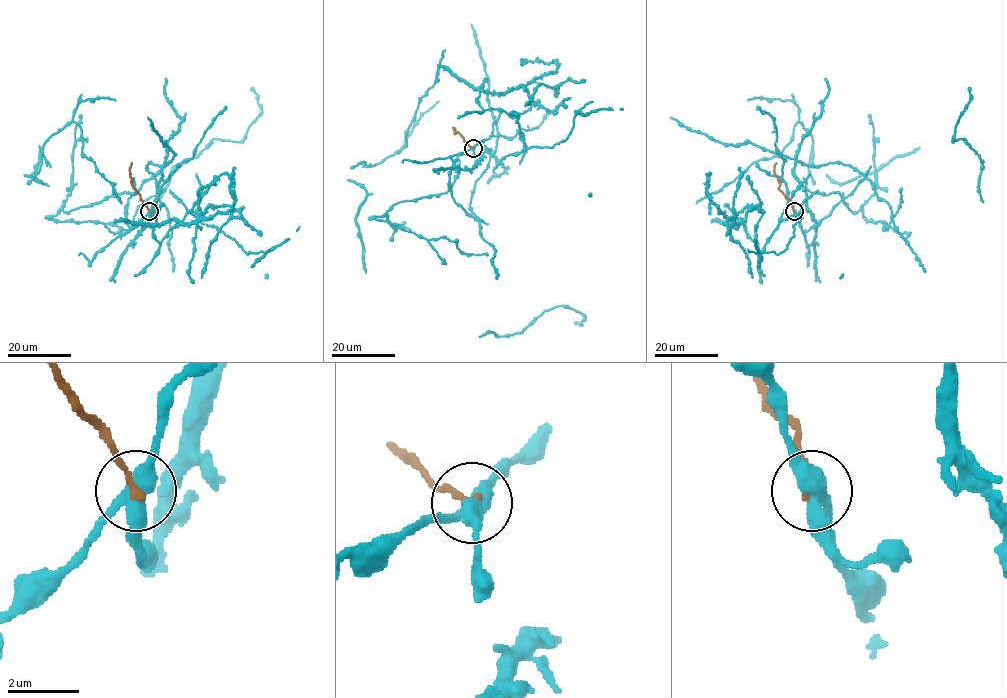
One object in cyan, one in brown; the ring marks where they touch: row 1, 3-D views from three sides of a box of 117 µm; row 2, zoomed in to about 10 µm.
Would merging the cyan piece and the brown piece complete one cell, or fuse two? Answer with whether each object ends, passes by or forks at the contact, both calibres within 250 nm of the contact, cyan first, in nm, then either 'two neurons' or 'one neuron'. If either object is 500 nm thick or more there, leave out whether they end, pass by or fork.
cyan forks; brown ends; calibres 400 and 220 nm; two neurons

